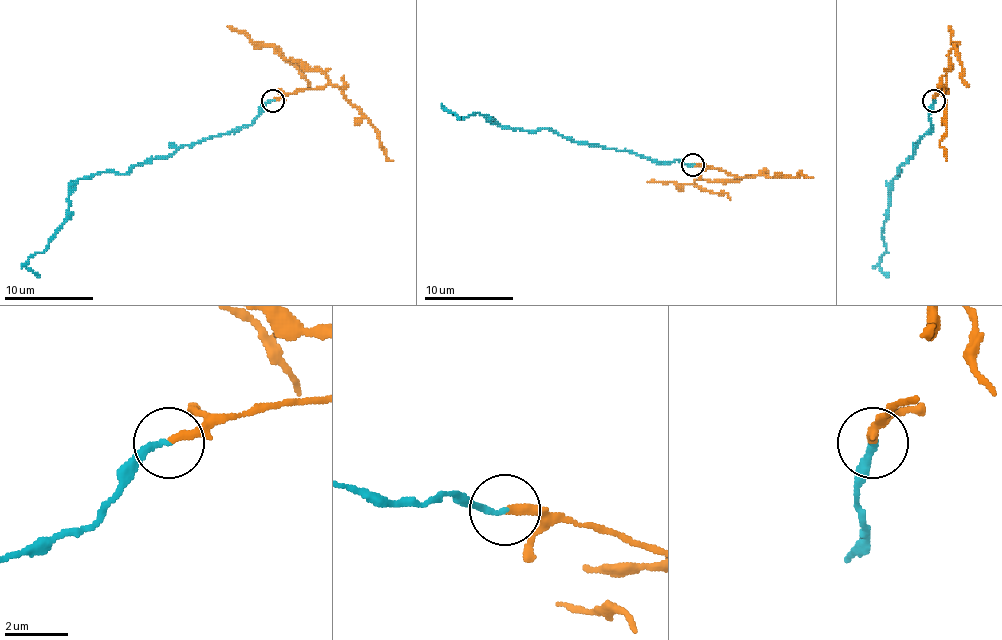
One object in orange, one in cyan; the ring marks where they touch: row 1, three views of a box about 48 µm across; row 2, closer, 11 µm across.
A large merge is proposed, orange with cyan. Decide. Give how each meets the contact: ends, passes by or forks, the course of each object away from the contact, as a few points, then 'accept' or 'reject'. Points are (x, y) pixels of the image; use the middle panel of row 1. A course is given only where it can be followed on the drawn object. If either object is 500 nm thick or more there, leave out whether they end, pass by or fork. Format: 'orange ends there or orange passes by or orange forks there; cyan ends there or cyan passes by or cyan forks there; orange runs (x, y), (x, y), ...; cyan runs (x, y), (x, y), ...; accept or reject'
orange ends there; cyan ends there; orange runs (692, 164), (748, 177), (717, 182), (703, 179), (694, 184), (712, 193), (726, 193), (730, 200); cyan runs (692, 164), (602, 148), (544, 128), (500, 126), (479, 112), (461, 117), (446, 110), (459, 119); reject

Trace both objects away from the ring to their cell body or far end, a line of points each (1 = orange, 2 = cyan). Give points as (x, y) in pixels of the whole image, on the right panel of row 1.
1: (933, 100), (946, 82), (953, 49), (962, 64), (962, 80), (969, 87)
2: (933, 100), (931, 125), (897, 174), (888, 196), (888, 219), (881, 230), (886, 252), (879, 259), (888, 277)

